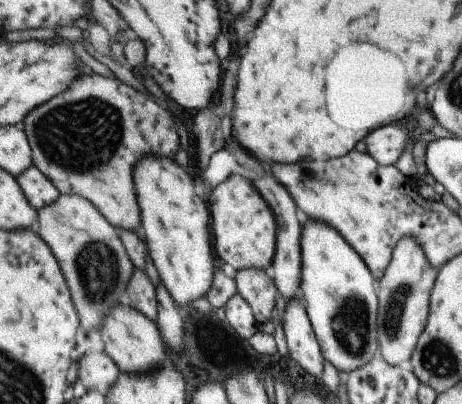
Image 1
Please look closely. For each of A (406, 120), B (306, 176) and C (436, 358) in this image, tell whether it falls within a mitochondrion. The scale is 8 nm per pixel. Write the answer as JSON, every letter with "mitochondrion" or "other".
{"A":"other","B":"mitochondrion","C":"mitochondrion"}

